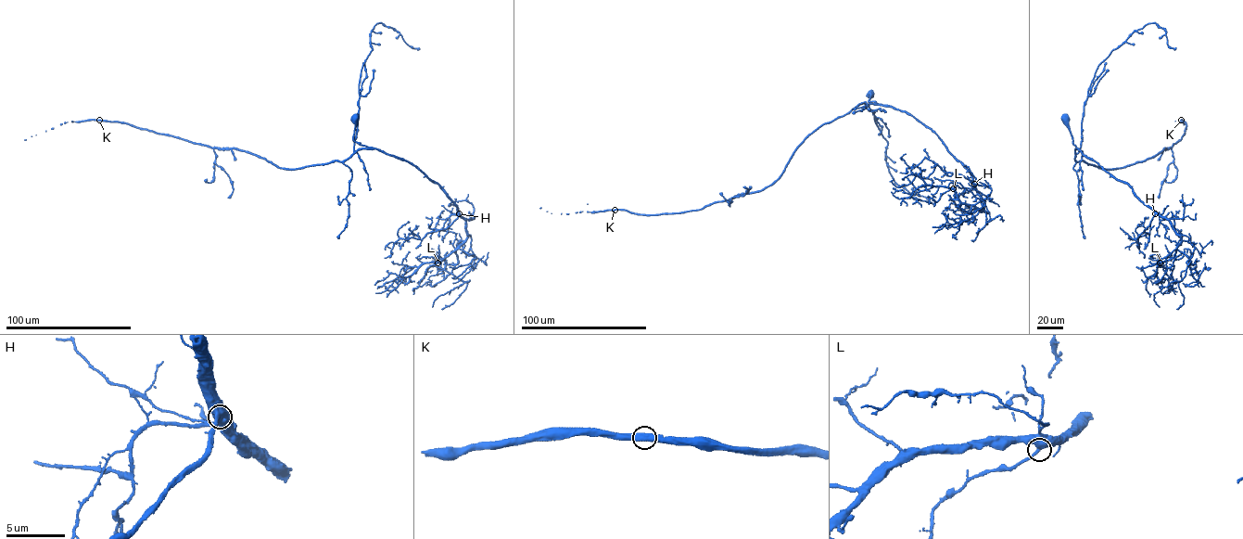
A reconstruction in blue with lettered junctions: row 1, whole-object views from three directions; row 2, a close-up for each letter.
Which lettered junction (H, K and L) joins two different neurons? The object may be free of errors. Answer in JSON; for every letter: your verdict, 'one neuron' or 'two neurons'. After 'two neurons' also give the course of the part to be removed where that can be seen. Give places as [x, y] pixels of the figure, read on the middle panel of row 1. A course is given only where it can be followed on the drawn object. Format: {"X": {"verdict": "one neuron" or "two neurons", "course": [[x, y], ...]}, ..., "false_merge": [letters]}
{"H": {"verdict": "one neuron"}, "K": {"verdict": "one neuron"}, "L": {"verdict": "one neuron"}, "false_merge": []}

